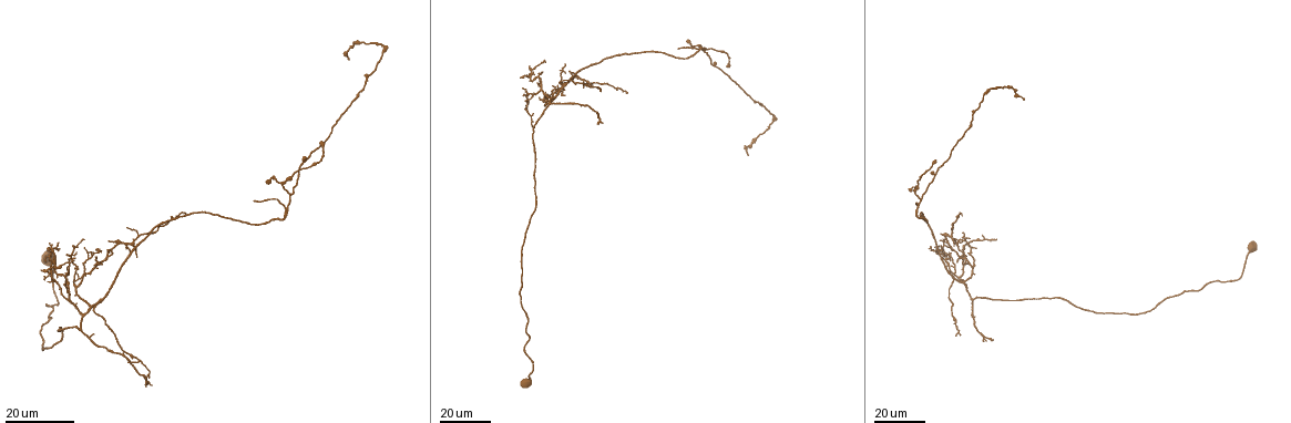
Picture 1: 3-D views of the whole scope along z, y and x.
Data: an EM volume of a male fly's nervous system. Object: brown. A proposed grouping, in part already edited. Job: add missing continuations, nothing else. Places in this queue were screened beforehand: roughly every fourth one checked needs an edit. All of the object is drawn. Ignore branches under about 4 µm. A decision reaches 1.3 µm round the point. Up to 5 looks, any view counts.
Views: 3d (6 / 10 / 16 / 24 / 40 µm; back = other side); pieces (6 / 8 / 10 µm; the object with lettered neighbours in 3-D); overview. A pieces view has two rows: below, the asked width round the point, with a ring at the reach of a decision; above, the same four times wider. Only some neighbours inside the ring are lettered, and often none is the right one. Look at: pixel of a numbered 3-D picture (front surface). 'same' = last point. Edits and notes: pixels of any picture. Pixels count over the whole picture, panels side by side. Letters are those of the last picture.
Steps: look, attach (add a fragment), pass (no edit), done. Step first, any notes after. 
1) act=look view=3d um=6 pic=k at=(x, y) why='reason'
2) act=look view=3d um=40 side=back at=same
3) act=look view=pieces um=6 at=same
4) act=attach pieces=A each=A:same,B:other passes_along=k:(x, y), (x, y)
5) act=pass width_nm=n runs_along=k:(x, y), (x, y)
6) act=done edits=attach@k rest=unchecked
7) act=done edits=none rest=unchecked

act=look view=3d um=24 pic=1 at=(255, 201) why='free end'

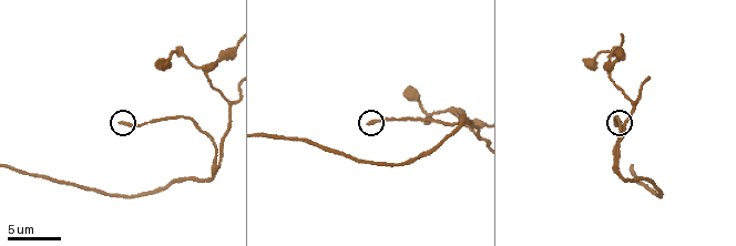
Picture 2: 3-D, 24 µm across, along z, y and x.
act=look view=pieces um=8 pic=2 at=(121, 122)

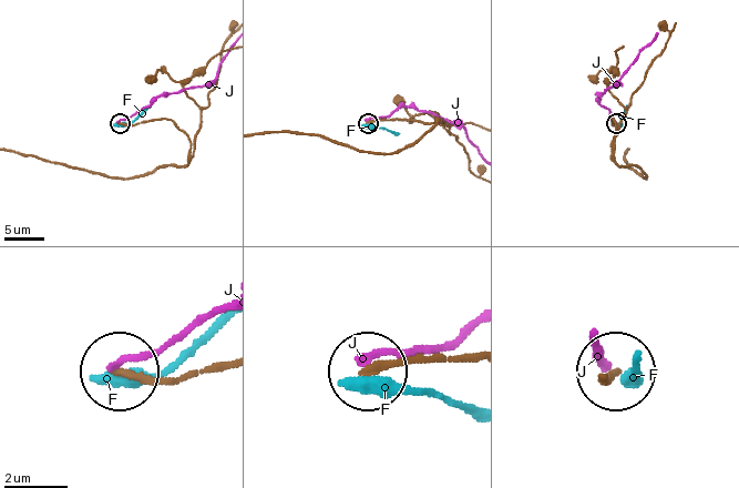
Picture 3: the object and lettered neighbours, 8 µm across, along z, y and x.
act=pass each=F:other,J:other runs_along=3:(471, 363), (370, 368) found='no lettered fragment goes on from it'

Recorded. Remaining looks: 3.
act=look view=3d um=16 pic=1 at=(111, 240) why='tapers out'

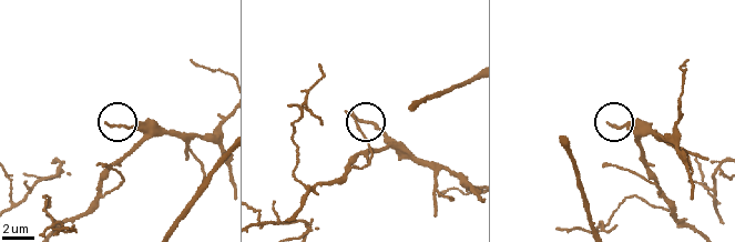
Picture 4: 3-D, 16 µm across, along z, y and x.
act=look view=3d um=6 pic=4 at=(609, 125)

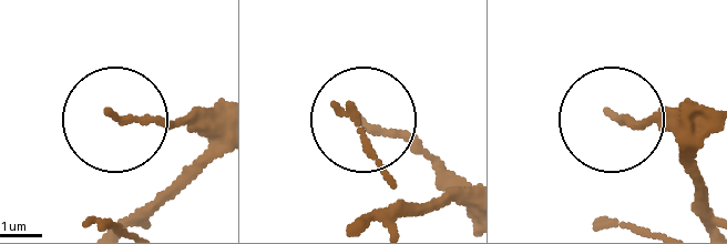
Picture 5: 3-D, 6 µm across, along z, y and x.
act=look view=pieces um=6 pic=5 at=(612, 115) why='see the neighbours'

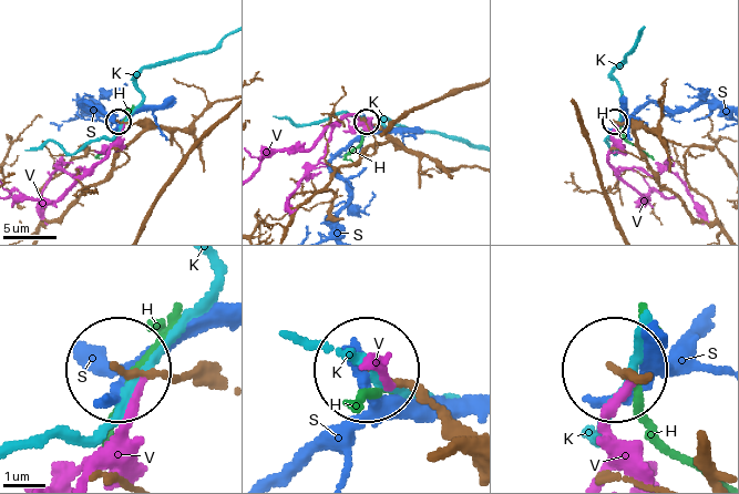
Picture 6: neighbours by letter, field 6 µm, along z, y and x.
act=pass width_nm=140 each=H:other,K:other,S:other,V:other runs_along=6:(197, 382), (126, 369) found='no lettered fragment goes on from it'

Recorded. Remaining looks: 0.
act=done edits=none rest=unchecked

